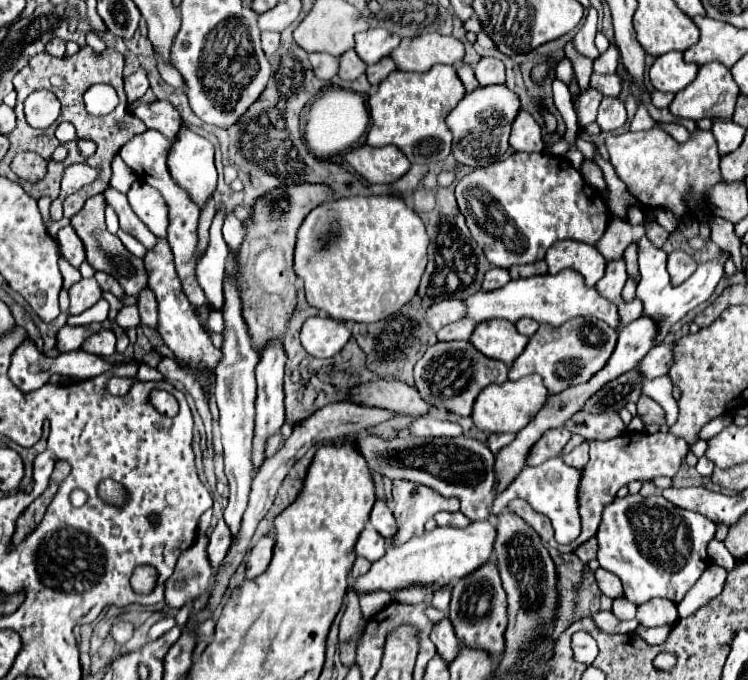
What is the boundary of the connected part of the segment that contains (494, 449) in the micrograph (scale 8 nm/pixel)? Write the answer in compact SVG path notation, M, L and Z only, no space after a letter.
M503 433L503 435L489 435L489 441L487 441L487 445L489 445L489 449L491 449L491 453L499 453L505 445L509 445L511 441L515 439L515 435L513 433Z

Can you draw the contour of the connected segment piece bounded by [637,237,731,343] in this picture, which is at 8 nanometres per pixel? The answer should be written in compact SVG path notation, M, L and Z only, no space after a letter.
M647 237L639 239L637 251L639 251L639 271L641 271L641 281L637 285L637 297L643 301L643 307L645 307L643 313L657 321L657 325L659 325L657 341L661 343L663 337L669 333L671 325L675 325L685 313L689 313L697 305L705 303L713 295L719 279L723 277L723 267L729 261L731 253L729 251L721 251L717 257L713 257L713 259L709 259L705 263L699 263L697 271L687 281L673 287L669 283L669 273L667 273L667 253L661 248L656 248Z

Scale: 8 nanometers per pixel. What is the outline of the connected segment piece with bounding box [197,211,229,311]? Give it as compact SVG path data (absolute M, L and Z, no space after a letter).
M219 211L211 223L211 241L205 251L205 255L197 261L197 281L203 287L207 303L212 310L221 311L223 305L223 275L225 271L225 261L229 257L227 243L223 241L221 235L221 225L223 225L223 211Z

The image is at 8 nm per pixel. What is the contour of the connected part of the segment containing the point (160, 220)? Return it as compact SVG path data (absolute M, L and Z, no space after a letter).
M135 181L127 191L127 199L135 215L151 229L151 233L157 237L165 237L167 205L159 191L143 181Z

